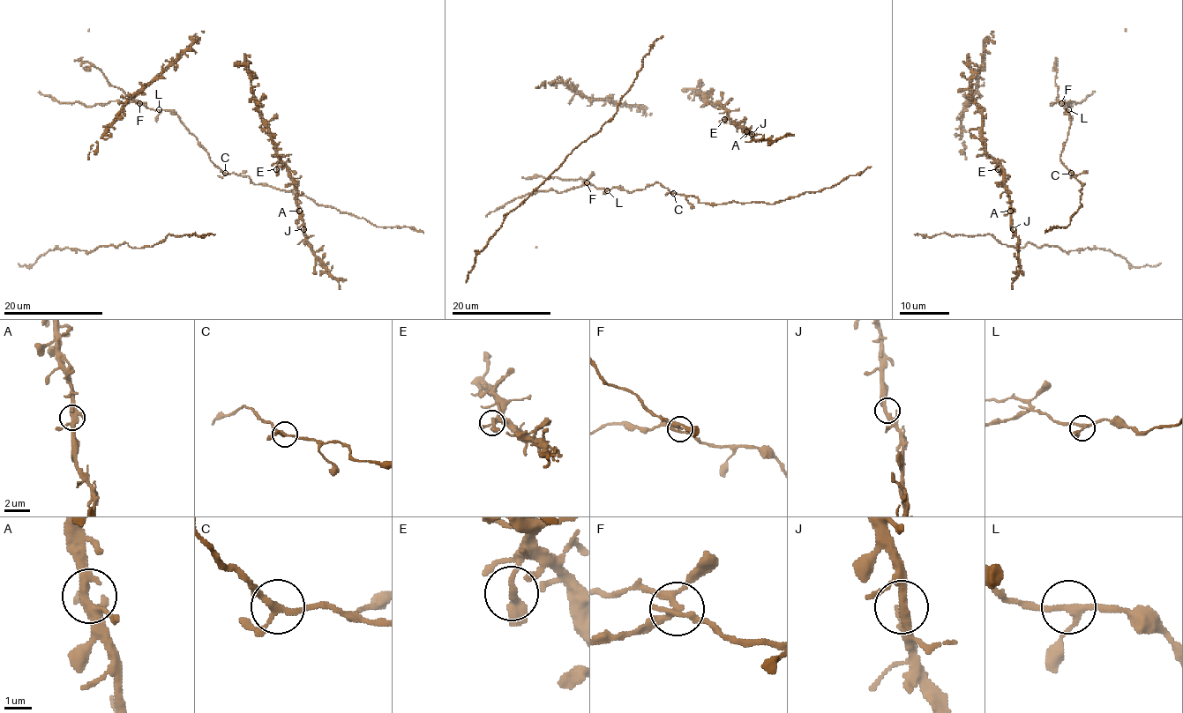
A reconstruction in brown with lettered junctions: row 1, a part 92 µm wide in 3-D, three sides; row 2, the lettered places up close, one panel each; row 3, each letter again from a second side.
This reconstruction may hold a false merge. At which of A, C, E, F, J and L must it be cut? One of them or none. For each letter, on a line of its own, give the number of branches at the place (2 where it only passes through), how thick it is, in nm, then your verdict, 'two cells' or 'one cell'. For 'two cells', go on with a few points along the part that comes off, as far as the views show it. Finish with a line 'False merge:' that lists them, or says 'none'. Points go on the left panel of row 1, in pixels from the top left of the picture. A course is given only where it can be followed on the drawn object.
A: 3 branches meet; 360 nm thick; one cell
C: 3 branches meet; 190 nm thick; one cell
E: 2 branches meet; 260 nm thick; one cell
F: 4 branches meet; 240 nm thick; two cells; foreign part runs (139, 103), (111, 100), (93, 106), (78, 102), (60, 103), (38, 92)
J: 4 branches meet; 240 nm thick; one cell
L: 3 branches meet; 200 nm thick; one cell
False merge: F

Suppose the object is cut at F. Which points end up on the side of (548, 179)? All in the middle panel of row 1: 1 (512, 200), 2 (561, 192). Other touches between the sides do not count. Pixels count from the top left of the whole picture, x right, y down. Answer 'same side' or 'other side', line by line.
1: other side
2: other side

